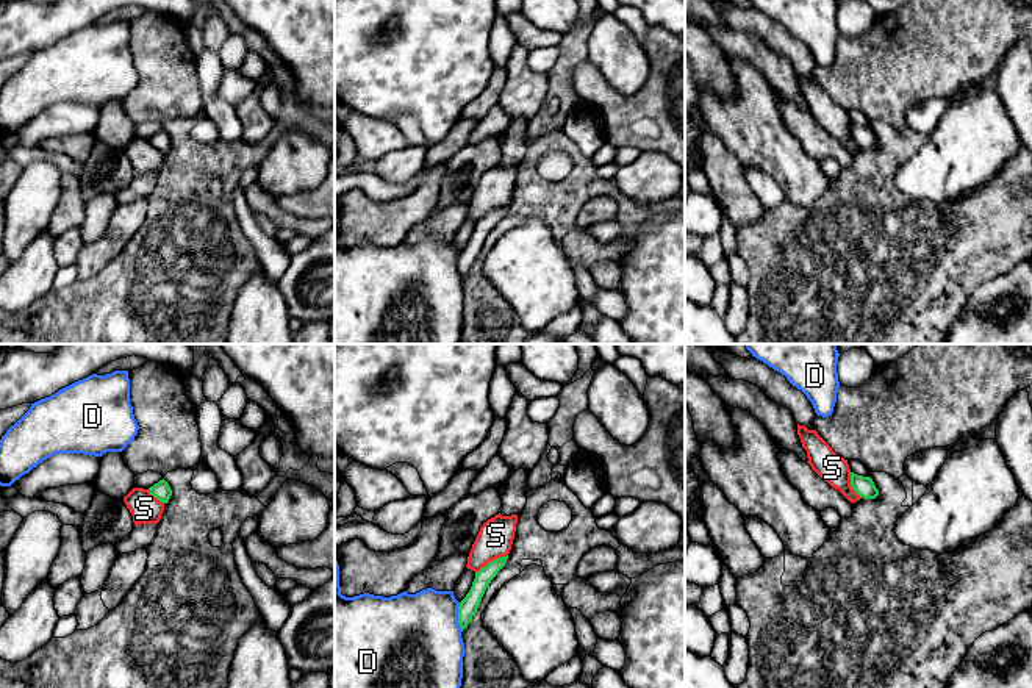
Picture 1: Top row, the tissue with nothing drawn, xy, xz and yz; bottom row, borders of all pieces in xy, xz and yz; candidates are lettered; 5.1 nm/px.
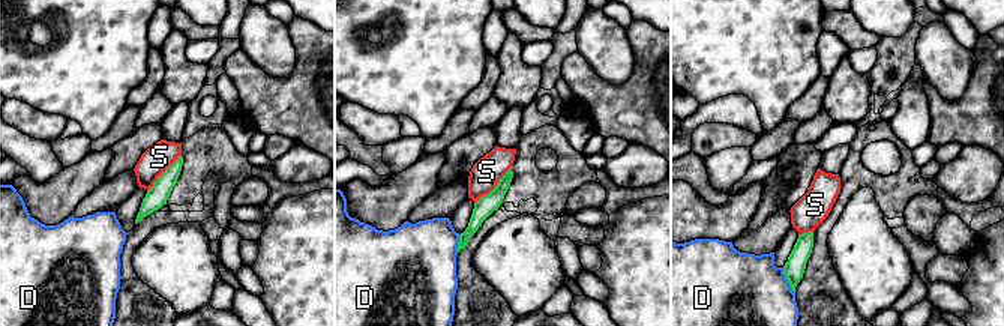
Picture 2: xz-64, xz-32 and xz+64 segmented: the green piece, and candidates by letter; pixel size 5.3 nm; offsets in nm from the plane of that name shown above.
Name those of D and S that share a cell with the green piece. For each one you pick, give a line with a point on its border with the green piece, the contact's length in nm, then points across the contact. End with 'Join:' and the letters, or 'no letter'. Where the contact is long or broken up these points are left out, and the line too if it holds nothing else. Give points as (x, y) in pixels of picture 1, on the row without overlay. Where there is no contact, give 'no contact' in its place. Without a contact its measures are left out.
Join: no letter

